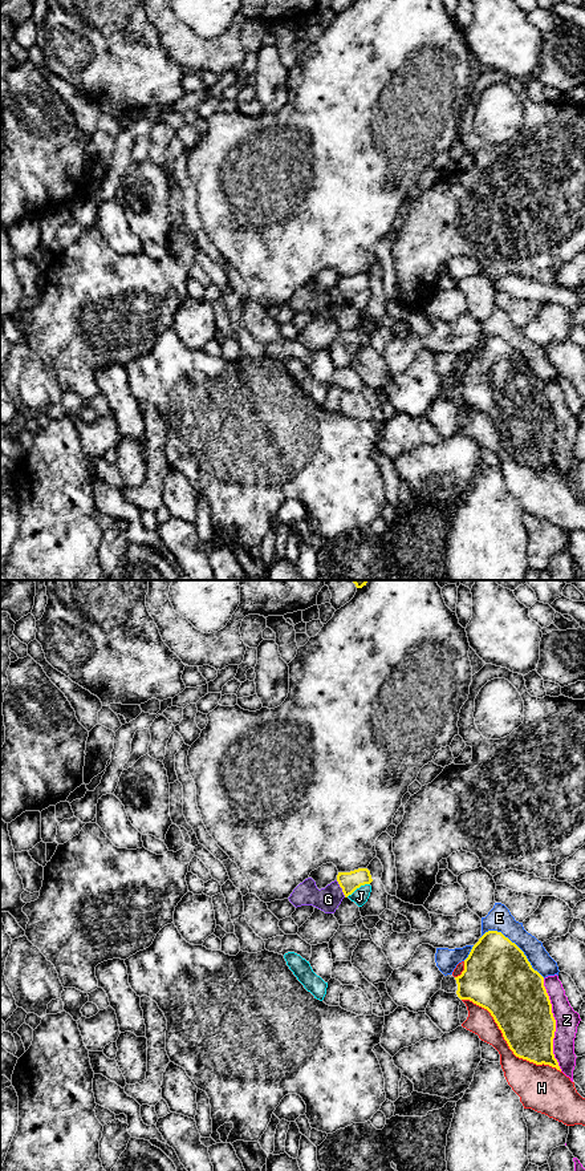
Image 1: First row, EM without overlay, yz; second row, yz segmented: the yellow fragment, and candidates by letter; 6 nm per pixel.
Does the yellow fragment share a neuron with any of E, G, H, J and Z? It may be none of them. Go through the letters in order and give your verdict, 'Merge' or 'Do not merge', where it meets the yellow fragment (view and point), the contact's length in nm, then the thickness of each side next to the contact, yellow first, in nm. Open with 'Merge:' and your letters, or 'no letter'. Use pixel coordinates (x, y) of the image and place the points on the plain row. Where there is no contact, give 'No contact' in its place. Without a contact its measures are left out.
Merge: no letter
E: Do not merge. Touches yellow at yz (515, 349). Shared border 460 nm. Thickness 420 nm (yellow) against 150 nm
G: Do not merge. Touches yellow at yz (341, 292). Shared border 120 nm. Thickness 120 nm (yellow) against 150 nm
H: Do not merge. Touches yellow at yz (507, 448). Shared border 750 nm. Thickness 360 nm (yellow) against 200 nm
J: Do not merge. Touches yellow at yz (357, 292). Shared border 170 nm. Thickness 120 nm (yellow) against 100 nm
Z: Do not merge. Touches yellow at yz (555, 430). Shared border 550 nm. Thickness 360 nm (yellow) against 140 nm

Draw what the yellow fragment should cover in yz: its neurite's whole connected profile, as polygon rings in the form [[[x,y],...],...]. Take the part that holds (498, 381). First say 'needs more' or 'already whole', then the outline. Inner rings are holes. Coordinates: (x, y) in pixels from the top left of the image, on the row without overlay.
already whole; [[[486,337],[472,352],[464,365],[464,376],[455,385],[458,402],[470,405],[491,418],[516,462],[536,470],[549,470],[561,477],[553,459],[556,425],[544,392],[544,382],[532,373],[515,348],[501,337]]]

